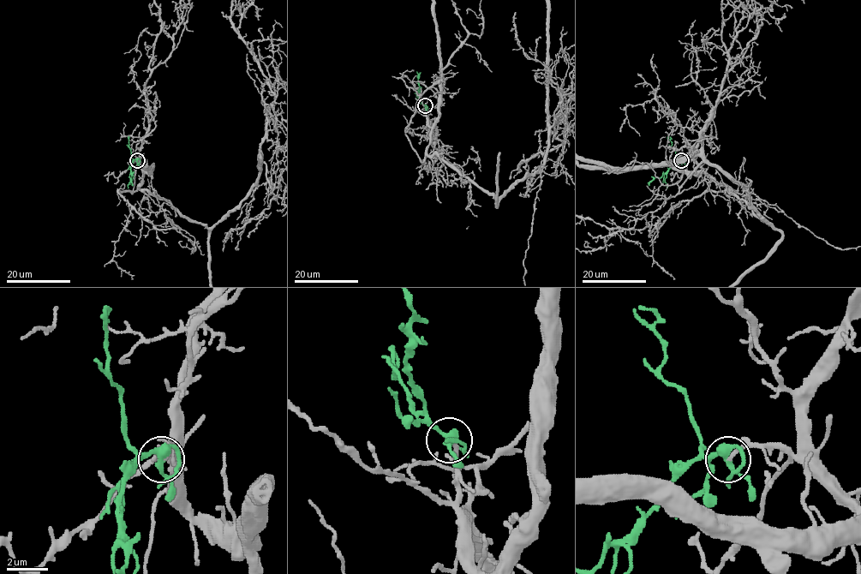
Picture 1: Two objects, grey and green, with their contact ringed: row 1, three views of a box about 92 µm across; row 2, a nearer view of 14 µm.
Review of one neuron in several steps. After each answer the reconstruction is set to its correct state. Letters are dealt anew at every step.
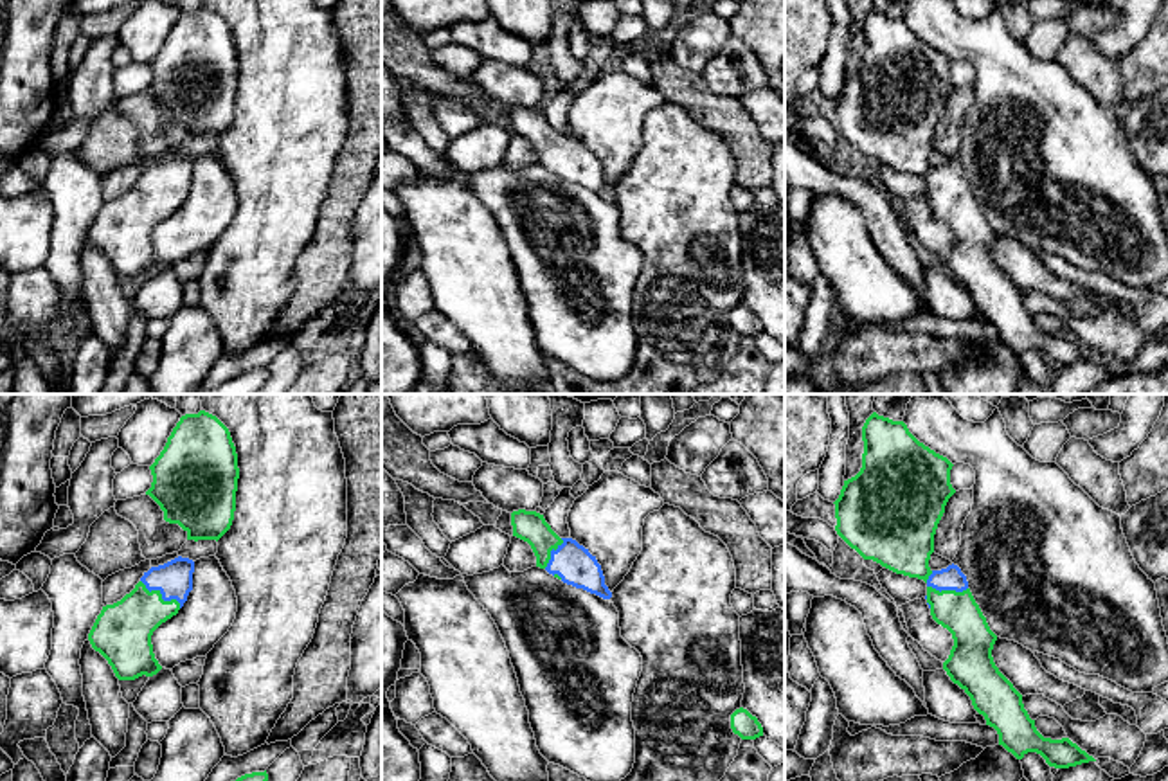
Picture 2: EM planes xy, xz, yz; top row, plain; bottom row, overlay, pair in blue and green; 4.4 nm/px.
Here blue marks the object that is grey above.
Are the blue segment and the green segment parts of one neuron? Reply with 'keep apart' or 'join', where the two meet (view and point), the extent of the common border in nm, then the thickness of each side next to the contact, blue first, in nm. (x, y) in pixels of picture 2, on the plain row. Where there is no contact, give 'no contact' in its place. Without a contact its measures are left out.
join | xy (162, 193) | 220 nm | 160/260 nm

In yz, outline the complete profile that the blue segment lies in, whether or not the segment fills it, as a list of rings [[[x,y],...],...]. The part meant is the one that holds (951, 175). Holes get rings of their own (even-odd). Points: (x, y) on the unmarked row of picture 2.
[[[876,9],[866,16],[862,38],[862,65],[855,74],[844,77],[839,95],[833,99],[837,131],[864,157],[873,157],[896,171],[927,180],[925,196],[930,212],[954,236],[943,266],[970,293],[974,306],[984,313],[986,322],[997,328],[999,342],[1017,356],[1022,356],[1028,349],[1037,349],[1055,365],[1096,358],[1069,335],[1051,337],[1037,328],[1035,317],[1024,306],[1022,292],[993,259],[992,247],[997,232],[990,227],[986,214],[975,200],[966,173],[954,160],[941,167],[929,164],[938,121],[948,95],[956,90],[950,81],[954,61],[920,40],[903,18],[893,18]]]

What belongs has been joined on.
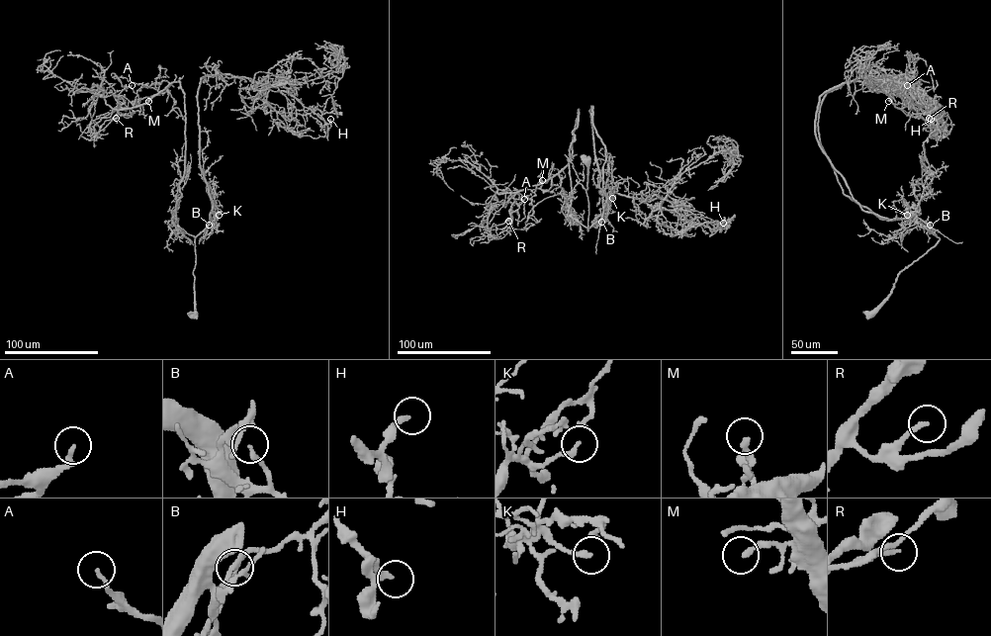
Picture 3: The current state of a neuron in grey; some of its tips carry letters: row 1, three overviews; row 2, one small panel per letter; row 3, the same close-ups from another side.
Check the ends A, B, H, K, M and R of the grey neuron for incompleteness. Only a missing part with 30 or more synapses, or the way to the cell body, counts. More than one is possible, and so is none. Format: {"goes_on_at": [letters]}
{"goes_on_at": []}

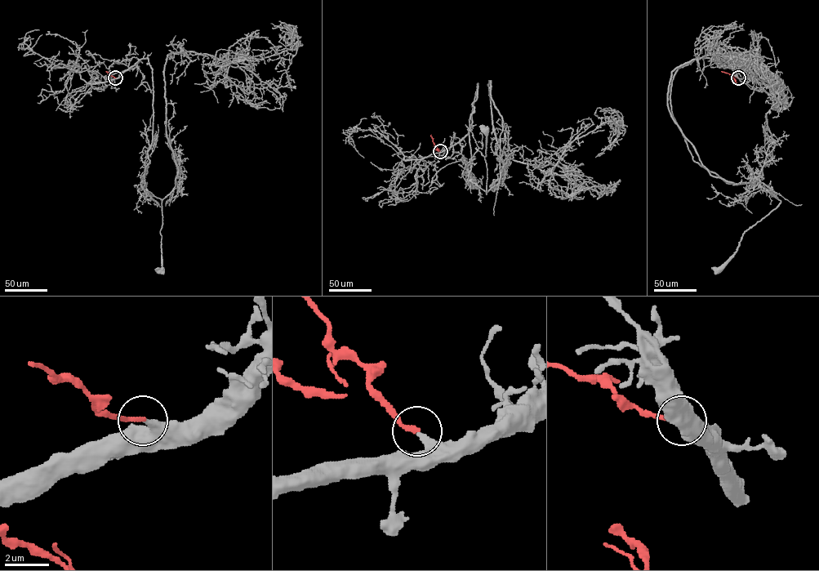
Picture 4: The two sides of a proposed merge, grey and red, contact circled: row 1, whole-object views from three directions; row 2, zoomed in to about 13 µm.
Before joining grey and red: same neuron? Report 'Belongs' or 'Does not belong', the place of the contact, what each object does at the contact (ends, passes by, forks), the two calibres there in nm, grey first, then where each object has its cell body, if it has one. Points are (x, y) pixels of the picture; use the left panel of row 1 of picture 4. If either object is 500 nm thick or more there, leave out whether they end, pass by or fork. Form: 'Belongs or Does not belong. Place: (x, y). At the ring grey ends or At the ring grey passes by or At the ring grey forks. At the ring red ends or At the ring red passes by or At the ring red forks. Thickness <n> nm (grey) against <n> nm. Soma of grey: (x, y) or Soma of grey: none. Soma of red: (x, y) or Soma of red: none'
Belongs. Place: (115, 78). At the ring grey ends. At the ring red ends. Thickness 340 nm (grey) against 180 nm. Soma of grey: (162, 270). Soma of red: none

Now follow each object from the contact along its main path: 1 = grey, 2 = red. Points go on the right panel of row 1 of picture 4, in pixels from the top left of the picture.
1: (738, 78), (722, 59), (697, 58), (670, 89), (692, 159), (781, 201), (718, 270)
2: (738, 78), (732, 75), (737, 85)

